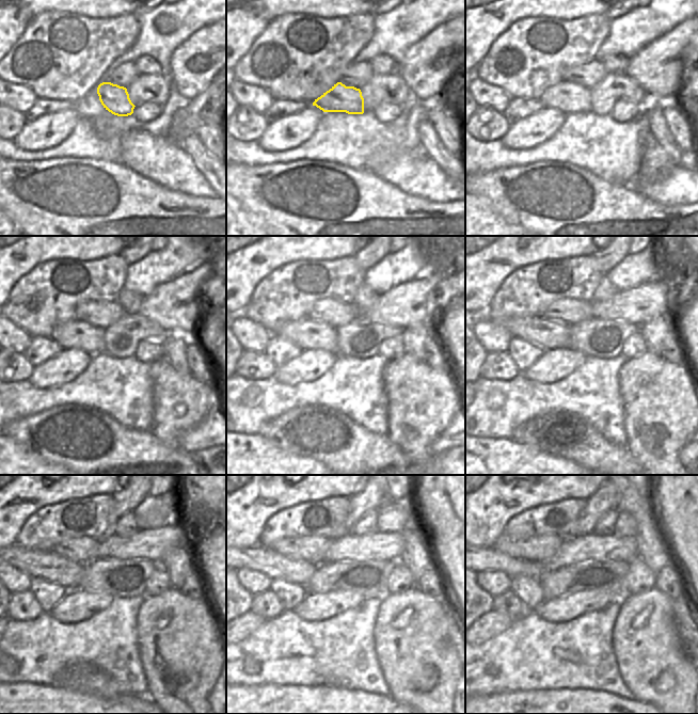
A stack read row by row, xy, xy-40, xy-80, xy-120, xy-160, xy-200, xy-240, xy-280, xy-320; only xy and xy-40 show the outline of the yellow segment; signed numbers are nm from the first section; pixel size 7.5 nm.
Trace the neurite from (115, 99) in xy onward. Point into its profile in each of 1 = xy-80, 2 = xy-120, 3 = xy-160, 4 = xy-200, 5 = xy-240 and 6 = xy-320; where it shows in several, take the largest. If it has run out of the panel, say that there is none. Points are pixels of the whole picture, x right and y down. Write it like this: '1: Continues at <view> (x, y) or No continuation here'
1: Continues at xy-80 (570, 98)
2: Continues at xy-120 (81, 335)
3: Continues at xy-160 (306, 334)
4: Continues at xy-200 (549, 335)
5: Continues at xy-240 (50, 567)
6: Continues at xy-320 (487, 558).

